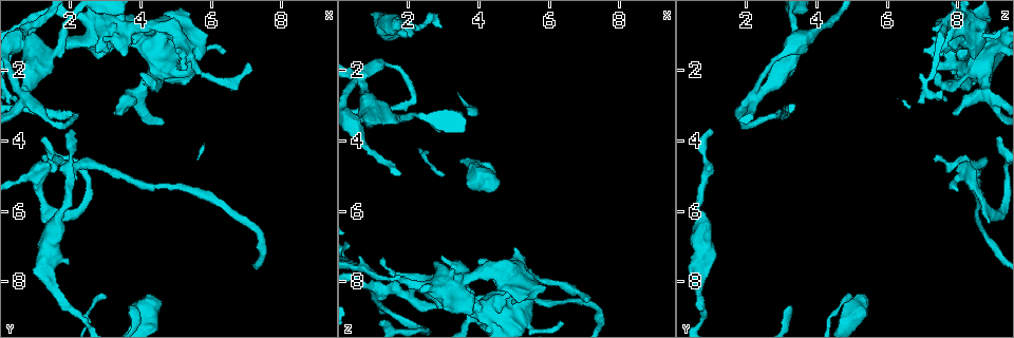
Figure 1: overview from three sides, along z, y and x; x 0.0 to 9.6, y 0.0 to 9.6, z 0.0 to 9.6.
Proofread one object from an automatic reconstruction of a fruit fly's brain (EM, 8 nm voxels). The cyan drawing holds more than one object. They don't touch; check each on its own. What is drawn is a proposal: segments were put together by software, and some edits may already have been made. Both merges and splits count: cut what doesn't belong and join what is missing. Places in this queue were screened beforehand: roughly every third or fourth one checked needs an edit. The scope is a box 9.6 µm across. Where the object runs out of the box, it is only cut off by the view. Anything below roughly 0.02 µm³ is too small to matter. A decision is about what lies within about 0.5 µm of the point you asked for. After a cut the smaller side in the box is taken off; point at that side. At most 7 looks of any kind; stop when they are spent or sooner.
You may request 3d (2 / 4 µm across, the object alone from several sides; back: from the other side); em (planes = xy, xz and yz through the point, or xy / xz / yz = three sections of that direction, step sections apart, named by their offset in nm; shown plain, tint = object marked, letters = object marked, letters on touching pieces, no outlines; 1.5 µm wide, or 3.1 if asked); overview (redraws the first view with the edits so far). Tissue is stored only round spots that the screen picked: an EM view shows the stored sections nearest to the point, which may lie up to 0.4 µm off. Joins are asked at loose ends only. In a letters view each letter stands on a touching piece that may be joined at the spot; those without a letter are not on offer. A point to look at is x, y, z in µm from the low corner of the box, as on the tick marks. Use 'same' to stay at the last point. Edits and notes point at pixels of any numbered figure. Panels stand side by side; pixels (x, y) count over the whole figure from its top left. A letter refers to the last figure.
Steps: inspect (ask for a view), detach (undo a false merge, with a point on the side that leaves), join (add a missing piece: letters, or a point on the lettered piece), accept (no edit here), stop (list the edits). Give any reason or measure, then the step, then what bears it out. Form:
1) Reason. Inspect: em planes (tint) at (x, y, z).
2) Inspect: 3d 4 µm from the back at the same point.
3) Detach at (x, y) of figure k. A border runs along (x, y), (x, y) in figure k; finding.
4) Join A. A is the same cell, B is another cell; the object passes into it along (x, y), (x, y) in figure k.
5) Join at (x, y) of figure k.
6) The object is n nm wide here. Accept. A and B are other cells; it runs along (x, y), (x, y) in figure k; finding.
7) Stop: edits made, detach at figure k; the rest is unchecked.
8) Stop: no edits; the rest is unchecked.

A fork. Inspect: em planes (plain) at (0.70, 2.75, 2.15).

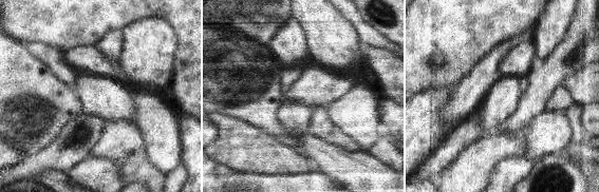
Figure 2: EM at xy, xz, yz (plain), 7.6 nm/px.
With the object marked. Inspect: em planes (tint) at the same point.

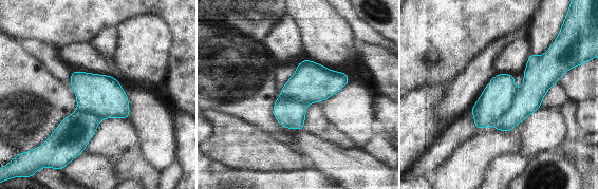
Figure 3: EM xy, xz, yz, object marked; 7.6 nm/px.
What lies round it. Inspect: em planes (letters) at the same point.

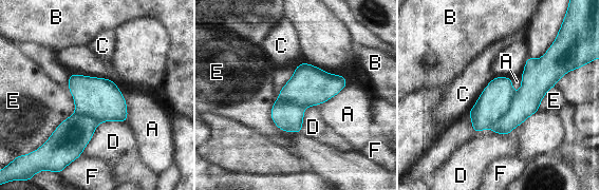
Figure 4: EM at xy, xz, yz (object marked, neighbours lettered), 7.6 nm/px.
The object is 280 nm wide here. Detach at (526, 101) of figure 4. A, B, C, D, E and F are other cells; a border runs along (514, 95), (509, 109), (490, 127) in figure 4; a second cell is stuck on.

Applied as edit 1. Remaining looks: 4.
Branch point. Inspect: em planes (letters) at (5.35, 1.75, 7.85).

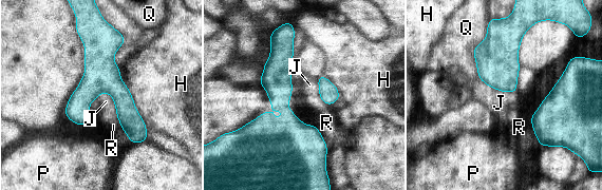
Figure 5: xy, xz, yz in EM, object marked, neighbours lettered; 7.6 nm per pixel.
The object is 60 nm wide here. Accept. H, J, P, Q and R are other cells; one cell here.

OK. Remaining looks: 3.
An open end. Inspect: 3d 4 µm at (1.25, 4.55, 7.40).

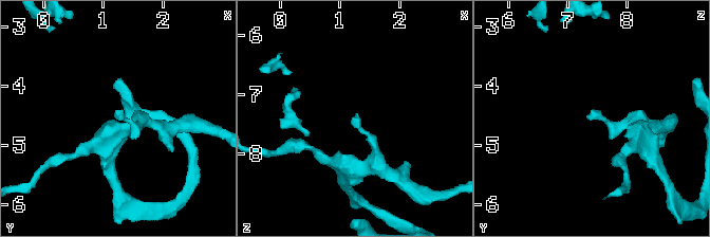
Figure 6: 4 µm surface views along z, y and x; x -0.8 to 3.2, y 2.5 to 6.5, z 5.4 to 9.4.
Now the EM. Inspect: em yz step 8 (letters) at (1.25, 4.55, 7.35).

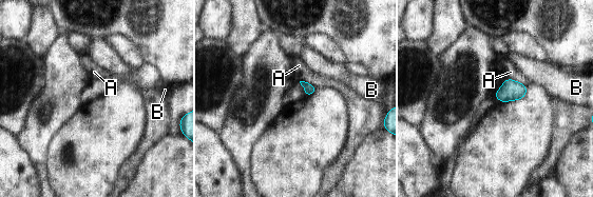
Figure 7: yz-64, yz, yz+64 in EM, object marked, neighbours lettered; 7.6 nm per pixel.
Inspect: em planes (letters) at the same point.

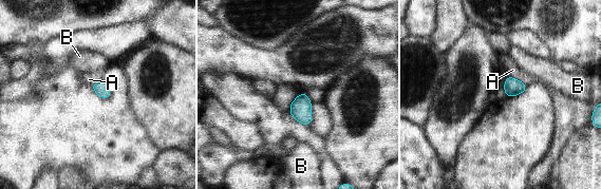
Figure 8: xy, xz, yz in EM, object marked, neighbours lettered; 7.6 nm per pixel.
The object is 140 nm wide here; the longest contact is with A, 170 nm. Accept. A and B are other cells; no lettered piece goes on from it.

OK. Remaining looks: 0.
Stop: edits made, detach at figure 4; the rest is unchecked.

